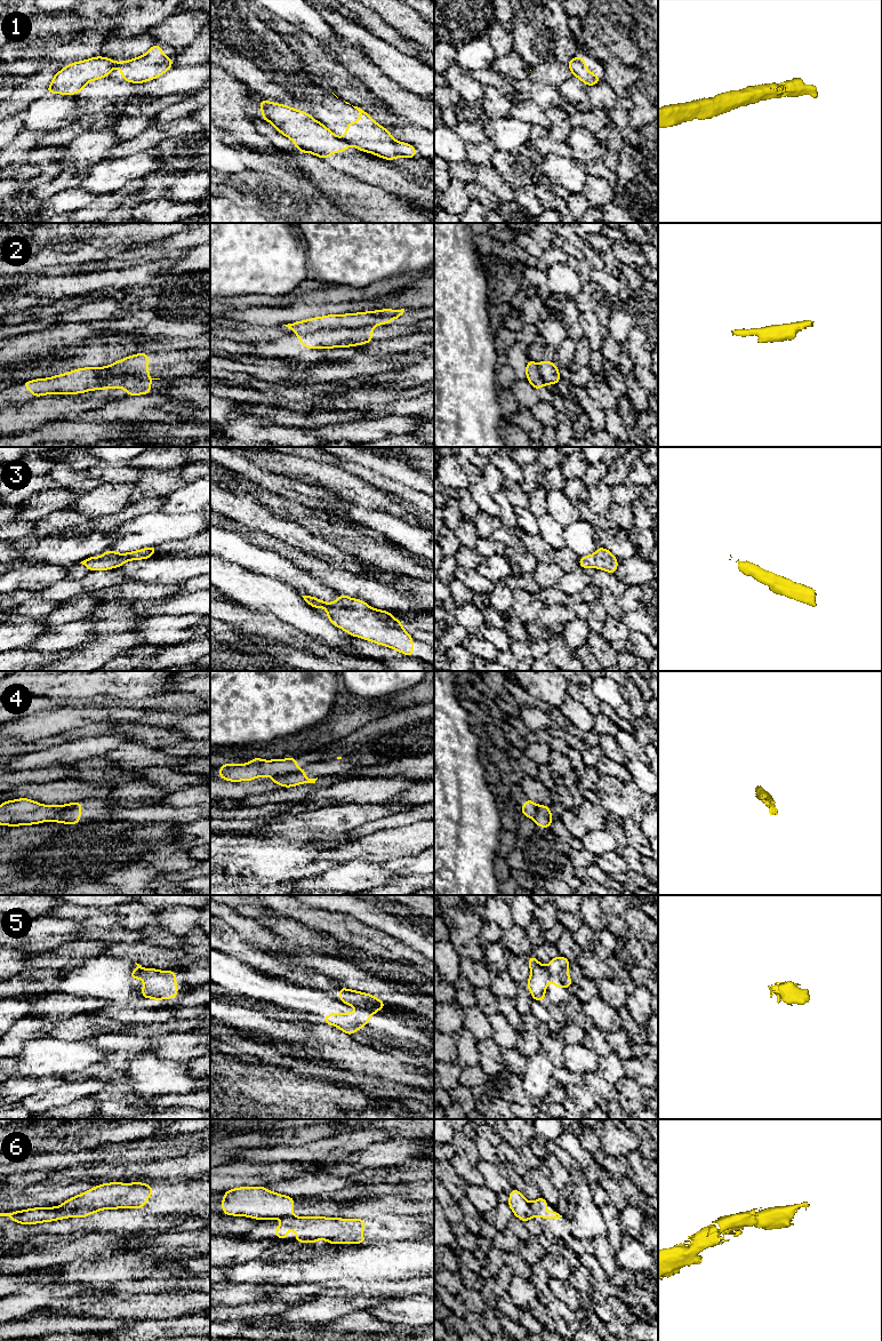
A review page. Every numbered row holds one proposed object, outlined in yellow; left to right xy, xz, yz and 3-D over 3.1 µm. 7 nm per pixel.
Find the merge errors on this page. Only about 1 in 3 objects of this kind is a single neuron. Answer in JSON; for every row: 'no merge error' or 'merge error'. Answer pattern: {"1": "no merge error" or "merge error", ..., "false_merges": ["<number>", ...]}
{"1": "merge error", "2": "merge error", "3": "no merge error", "4": "merge error", "5": "merge error", "6": "no merge error", "false_merges": ["1", "2", "4", "5"]}

